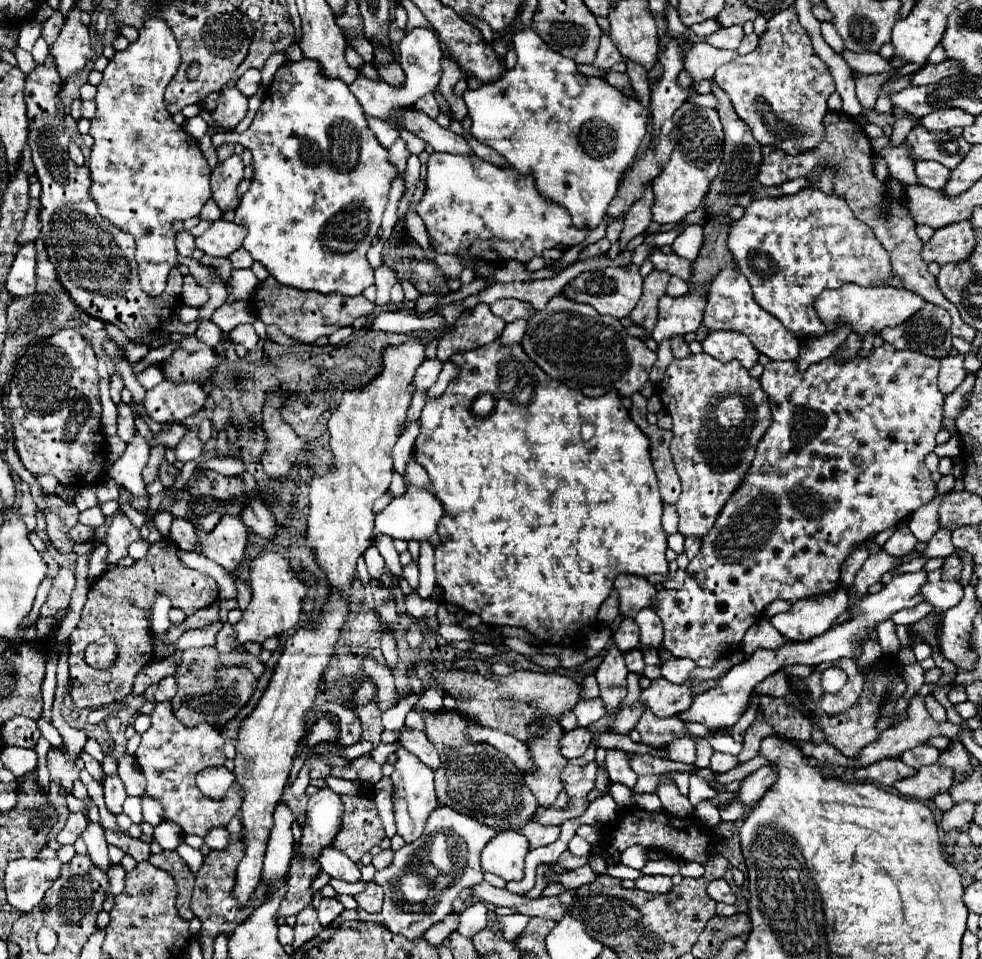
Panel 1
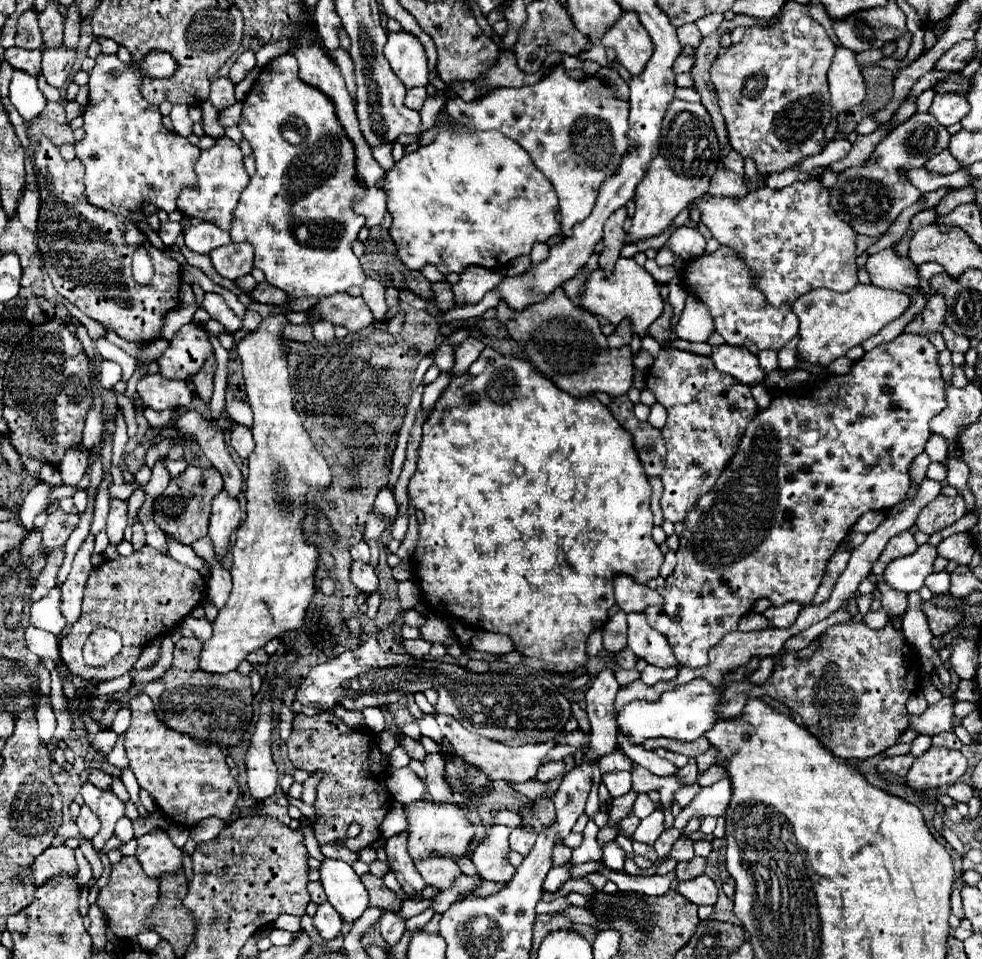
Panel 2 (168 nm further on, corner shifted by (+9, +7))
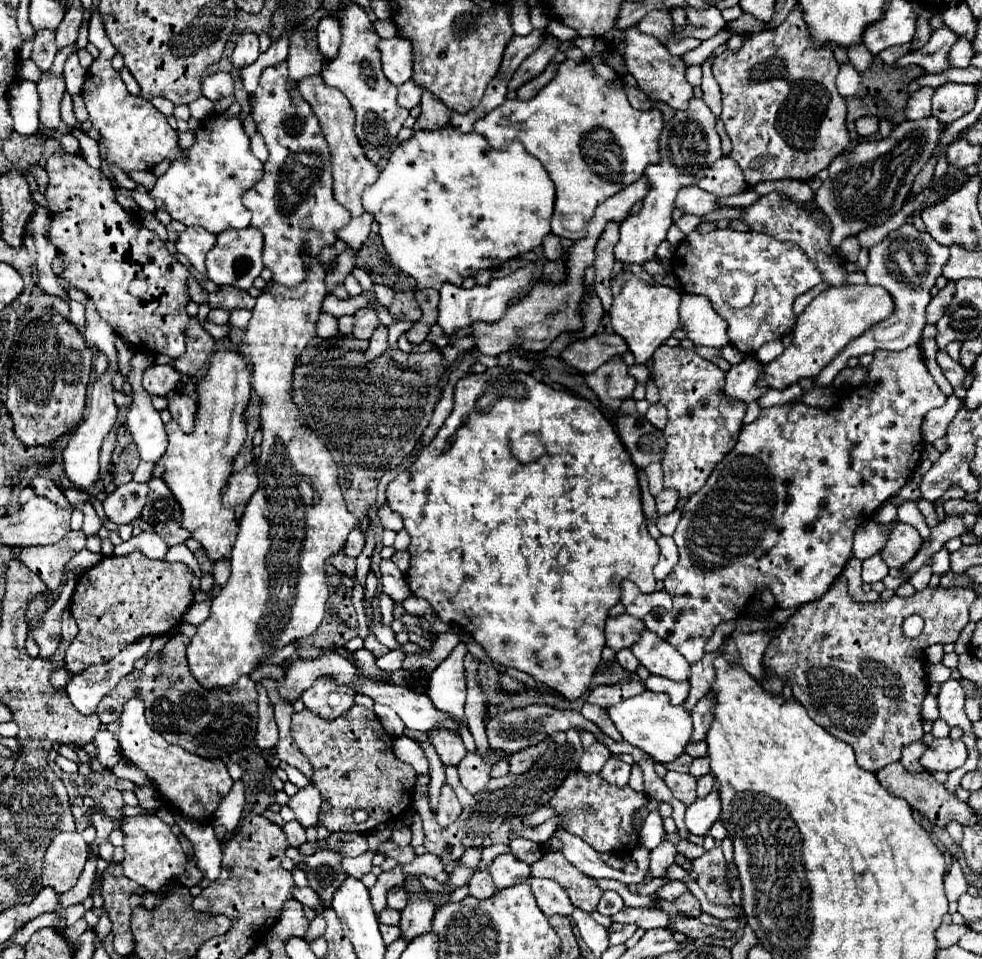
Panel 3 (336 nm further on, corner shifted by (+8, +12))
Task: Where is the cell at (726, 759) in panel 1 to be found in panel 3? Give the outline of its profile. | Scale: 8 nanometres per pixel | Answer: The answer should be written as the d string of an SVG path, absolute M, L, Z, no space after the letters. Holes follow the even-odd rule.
M708 756L694 758L692 768L690 768L690 774L696 776L696 778L700 778L700 776L704 776L704 774L708 774L708 772L710 772L710 760L708 760Z

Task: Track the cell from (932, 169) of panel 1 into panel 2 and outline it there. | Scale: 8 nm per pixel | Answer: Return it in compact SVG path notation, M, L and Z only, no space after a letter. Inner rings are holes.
M945 149L945 151L941 151L941 155L935 155L927 165L925 165L925 169L929 169L929 171L933 171L933 173L955 173L955 171L959 171L959 169L963 169L963 167L957 167L957 159L953 159L953 155L949 155L949 149Z

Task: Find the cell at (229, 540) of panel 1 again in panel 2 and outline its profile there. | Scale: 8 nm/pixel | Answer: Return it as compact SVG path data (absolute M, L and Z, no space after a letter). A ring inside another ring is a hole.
M221 491L211 503L211 521L209 521L209 537L213 541L217 559L225 555L231 533L241 525L241 509L235 497L229 497L227 491Z

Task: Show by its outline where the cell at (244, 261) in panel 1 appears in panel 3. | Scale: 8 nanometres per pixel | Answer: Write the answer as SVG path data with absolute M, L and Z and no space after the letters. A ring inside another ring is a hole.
M242 228L242 230L226 230L218 234L216 246L206 254L206 268L208 278L216 282L218 286L236 286L242 290L252 288L252 282L260 276L264 264L262 264L262 232L254 228Z

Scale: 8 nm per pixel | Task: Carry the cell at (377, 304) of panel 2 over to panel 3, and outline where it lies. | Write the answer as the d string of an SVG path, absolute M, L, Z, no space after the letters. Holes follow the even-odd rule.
M380 324L370 338L370 346L366 350L366 358L378 358L380 352L384 352L388 348L388 326Z

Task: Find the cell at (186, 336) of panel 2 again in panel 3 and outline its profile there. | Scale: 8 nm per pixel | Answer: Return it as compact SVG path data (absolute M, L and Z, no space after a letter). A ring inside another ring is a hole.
M52 154L46 160L46 172L50 176L46 190L50 212L48 240L56 246L58 258L64 262L58 284L82 290L114 332L132 346L140 346L144 352L165 354L172 360L180 358L186 352L186 326L190 322L184 310L190 302L186 294L188 270L166 250L166 244L152 230L116 202L110 180L102 170L92 168L80 154Z

